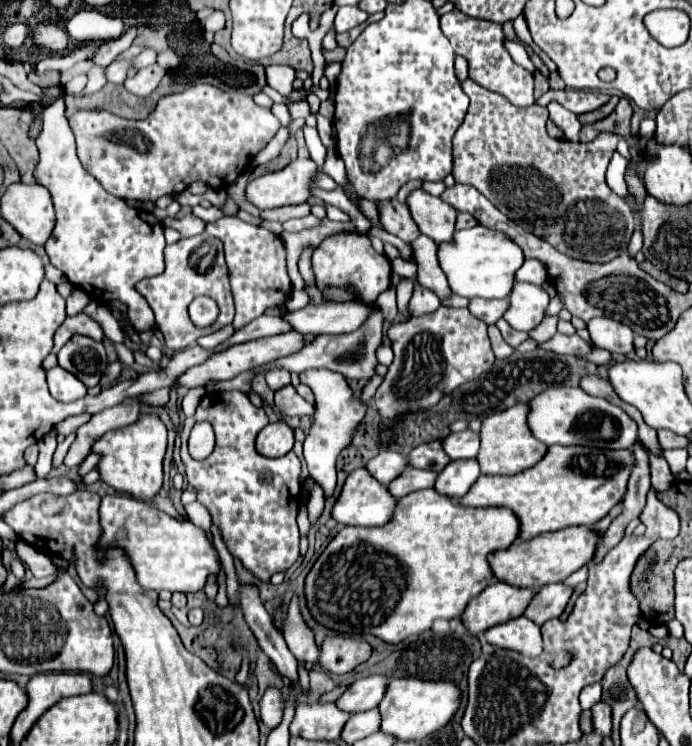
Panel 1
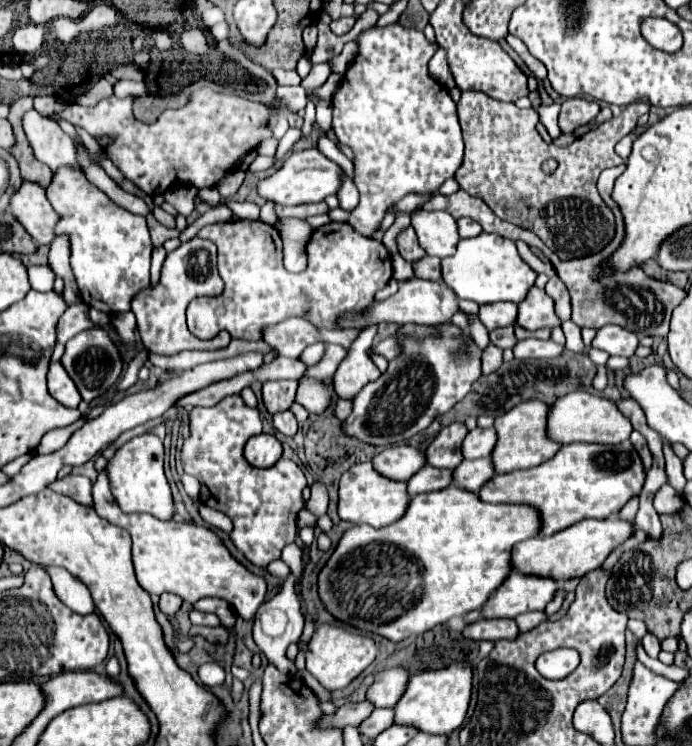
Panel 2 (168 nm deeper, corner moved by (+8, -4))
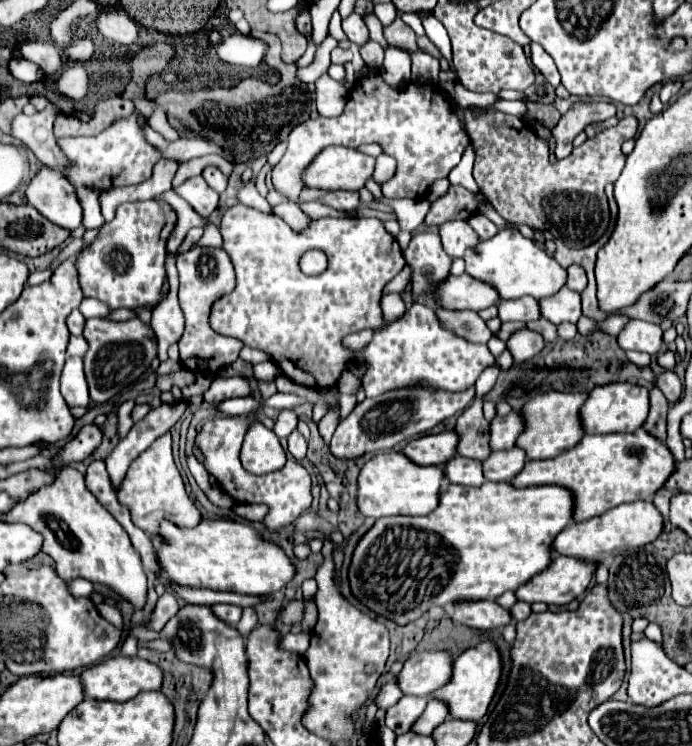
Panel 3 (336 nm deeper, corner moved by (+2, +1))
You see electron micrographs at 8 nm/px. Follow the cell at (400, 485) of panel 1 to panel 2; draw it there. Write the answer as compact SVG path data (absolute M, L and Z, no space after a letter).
M422 467L410 481L408 481L408 489L410 495L416 493L428 493L428 491L440 491L448 485L452 485L452 469L438 469L438 467Z

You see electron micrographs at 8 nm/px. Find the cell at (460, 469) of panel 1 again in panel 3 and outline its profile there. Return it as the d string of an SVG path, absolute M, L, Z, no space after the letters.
M510 448L510 450L500 450L492 452L488 460L482 460L484 476L490 482L508 482L512 476L516 476L526 462L526 454L520 448Z

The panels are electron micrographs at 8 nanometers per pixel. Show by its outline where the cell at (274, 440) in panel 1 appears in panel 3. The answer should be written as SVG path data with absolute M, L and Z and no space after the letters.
M254 422L244 438L240 460L250 474L268 474L286 464L286 452L270 428Z

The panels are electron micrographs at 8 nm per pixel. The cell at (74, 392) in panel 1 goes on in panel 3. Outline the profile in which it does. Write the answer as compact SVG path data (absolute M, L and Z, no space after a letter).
M68 356L60 378L60 390L68 406L88 406L90 396L88 396L84 370L82 370L82 358Z

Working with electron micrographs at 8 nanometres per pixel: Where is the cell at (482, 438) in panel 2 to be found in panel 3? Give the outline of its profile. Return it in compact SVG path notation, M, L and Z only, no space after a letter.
M510 412L508 416L496 416L490 422L492 428L492 450L508 450L514 448L514 442L518 438L518 434L524 430L524 420L520 412Z

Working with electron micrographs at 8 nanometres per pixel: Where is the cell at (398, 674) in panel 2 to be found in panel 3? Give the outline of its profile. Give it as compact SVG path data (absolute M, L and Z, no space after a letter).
M414 652L396 674L396 682L404 694L428 696L438 690L452 672L452 658L448 652Z

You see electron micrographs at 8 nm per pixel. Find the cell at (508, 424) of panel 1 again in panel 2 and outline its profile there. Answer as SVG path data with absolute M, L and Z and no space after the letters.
M522 401L522 405L516 405L514 409L510 409L510 413L504 413L502 417L496 419L494 427L498 431L498 445L494 447L492 461L498 473L538 467L556 455L556 451L560 449L560 443L552 441L546 435L548 413L550 413L550 405L544 401Z

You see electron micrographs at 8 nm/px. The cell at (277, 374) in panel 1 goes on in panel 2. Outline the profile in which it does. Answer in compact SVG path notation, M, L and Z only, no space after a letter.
M266 381L262 387L264 405L270 415L280 411L288 411L294 403L294 395L298 389L298 381Z

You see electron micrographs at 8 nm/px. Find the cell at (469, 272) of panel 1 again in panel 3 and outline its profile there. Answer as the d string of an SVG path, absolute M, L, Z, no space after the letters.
M500 230L490 240L480 242L476 248L468 248L468 252L464 252L464 262L466 274L472 274L472 278L476 280L492 284L502 298L552 296L564 286L566 280L566 270L560 268L560 264L554 258L550 258L540 244L512 230Z

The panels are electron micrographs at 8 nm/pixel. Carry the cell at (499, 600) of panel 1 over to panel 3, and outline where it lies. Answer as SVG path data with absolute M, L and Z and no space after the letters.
M554 554L550 566L544 572L536 574L516 590L516 598L528 604L568 604L588 588L596 566L598 564L586 564Z

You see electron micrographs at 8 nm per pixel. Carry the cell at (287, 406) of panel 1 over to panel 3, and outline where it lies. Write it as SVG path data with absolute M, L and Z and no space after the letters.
M298 430L292 432L292 436L288 436L288 452L296 460L302 460L306 456L306 440L304 440L304 436Z

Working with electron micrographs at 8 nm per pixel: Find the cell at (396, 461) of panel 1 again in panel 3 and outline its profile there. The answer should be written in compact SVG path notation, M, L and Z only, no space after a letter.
M454 430L440 432L440 434L428 434L422 438L416 438L404 446L404 456L408 456L414 464L422 466L444 466L456 452L458 436Z

